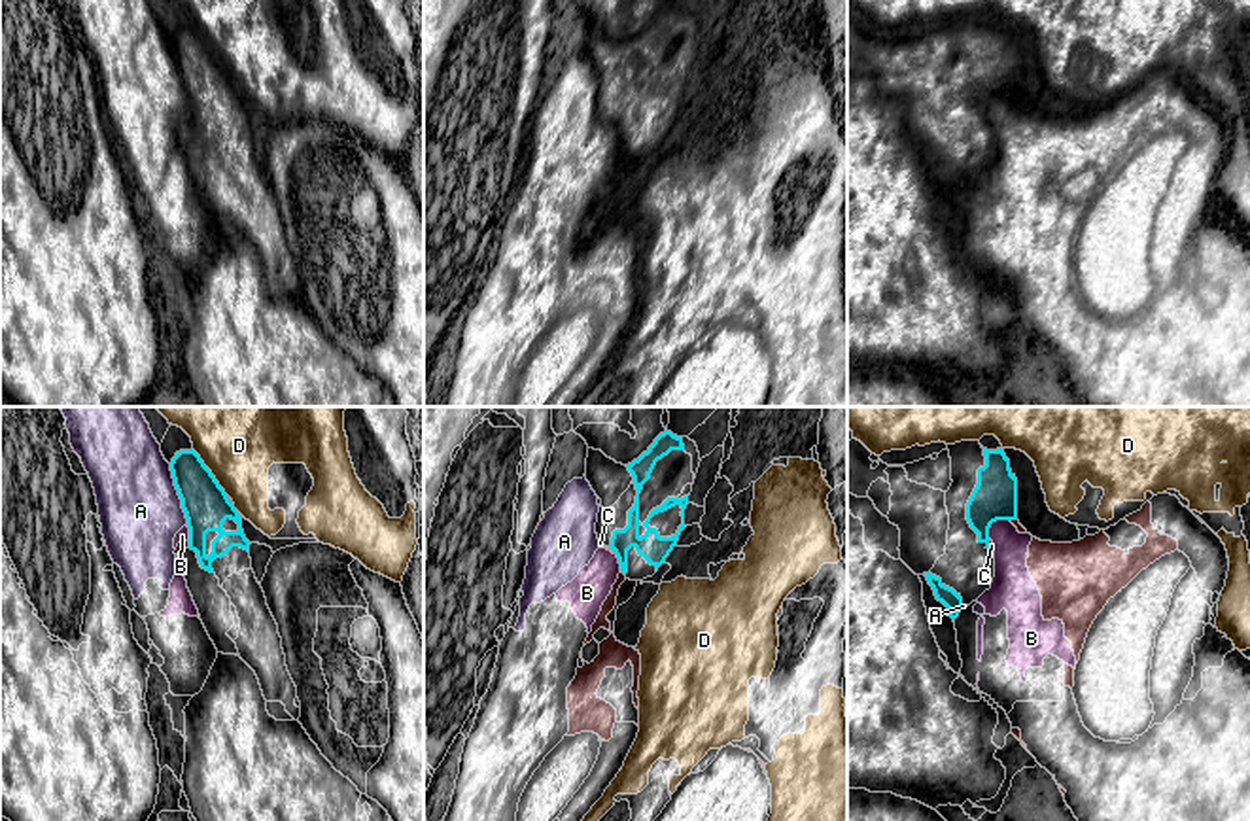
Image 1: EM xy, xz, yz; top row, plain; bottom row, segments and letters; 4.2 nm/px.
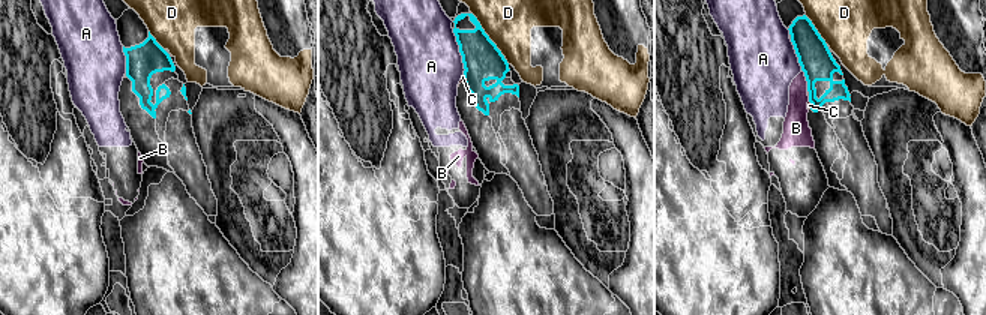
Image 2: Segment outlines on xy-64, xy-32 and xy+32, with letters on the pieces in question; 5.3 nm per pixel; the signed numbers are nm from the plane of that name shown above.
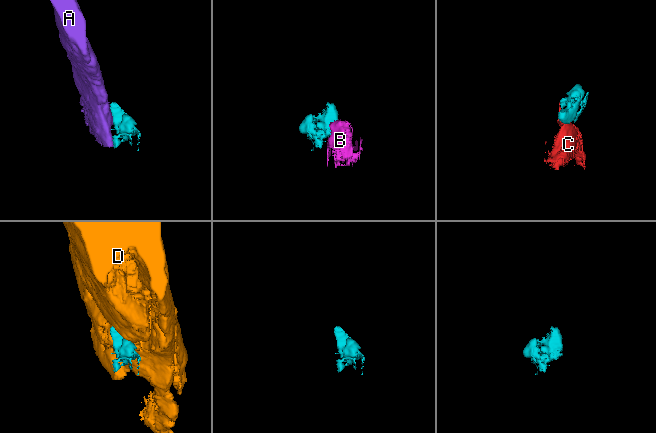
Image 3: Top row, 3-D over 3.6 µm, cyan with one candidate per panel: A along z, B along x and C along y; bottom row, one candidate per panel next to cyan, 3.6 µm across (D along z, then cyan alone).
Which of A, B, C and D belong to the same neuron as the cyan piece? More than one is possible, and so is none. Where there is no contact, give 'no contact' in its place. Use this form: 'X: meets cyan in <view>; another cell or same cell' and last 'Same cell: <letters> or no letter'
A: meets cyan in xy; another cell
B: meets cyan in yz; another cell
C: meets cyan in xz; another cell
D: meets cyan in xy; another cell
Same cell: no letter

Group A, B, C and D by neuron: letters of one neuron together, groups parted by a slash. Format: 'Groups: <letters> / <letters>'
Groups: A B C / D

